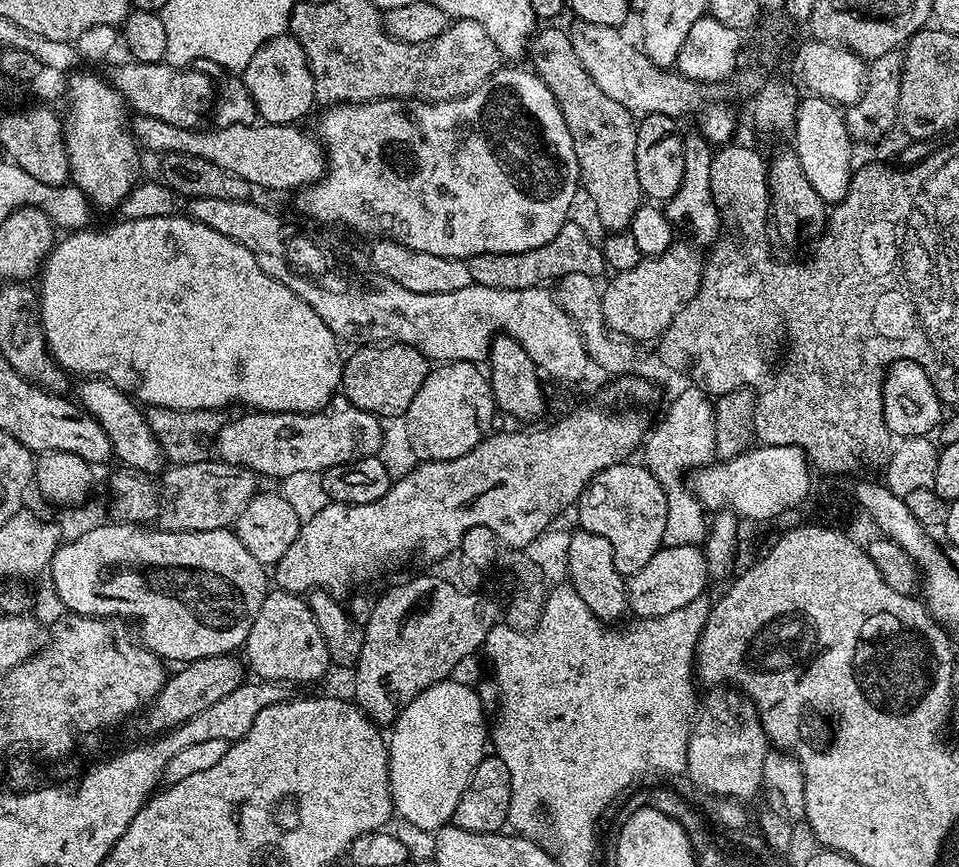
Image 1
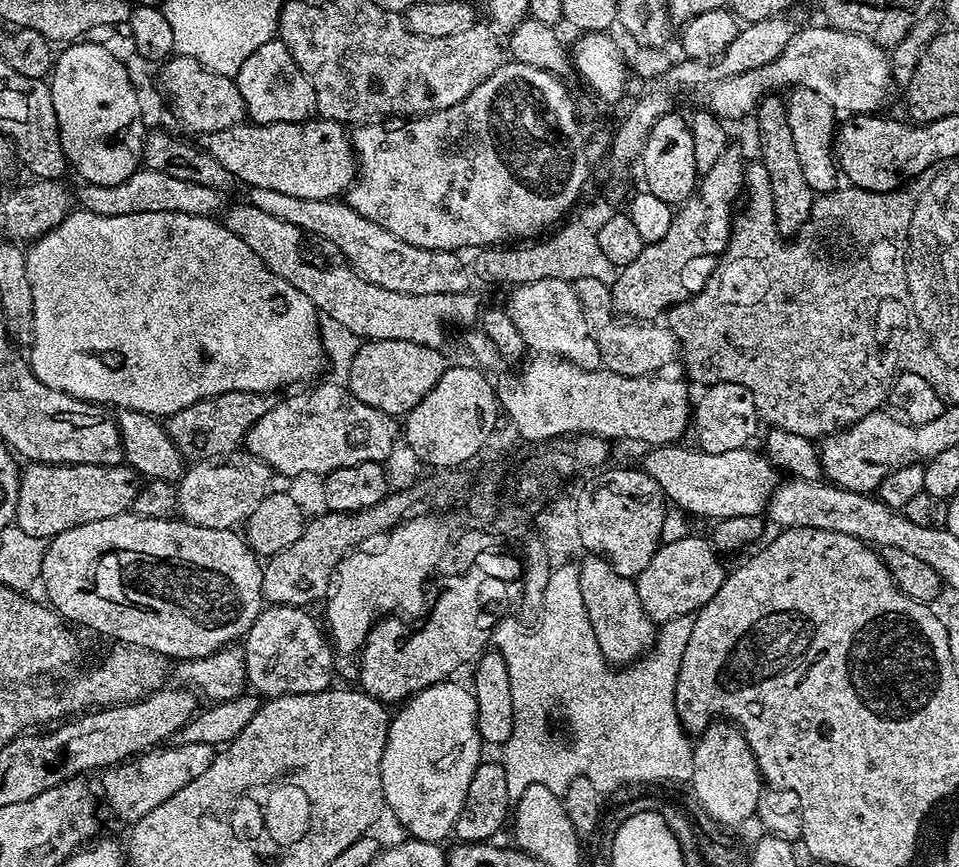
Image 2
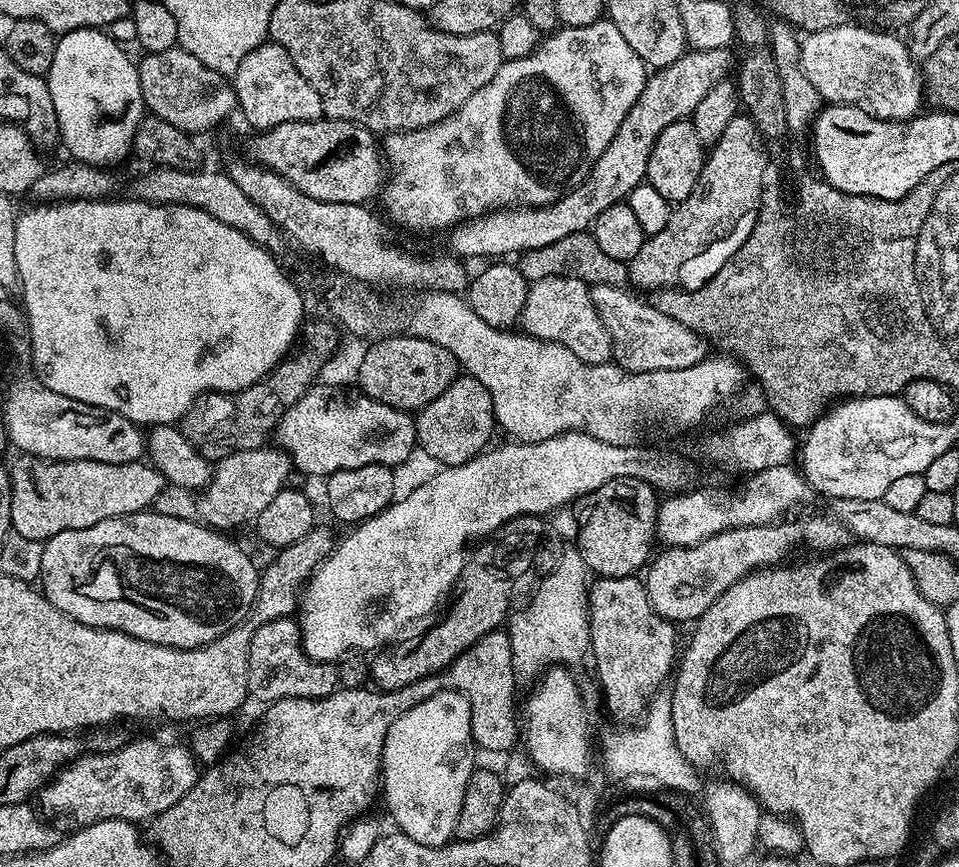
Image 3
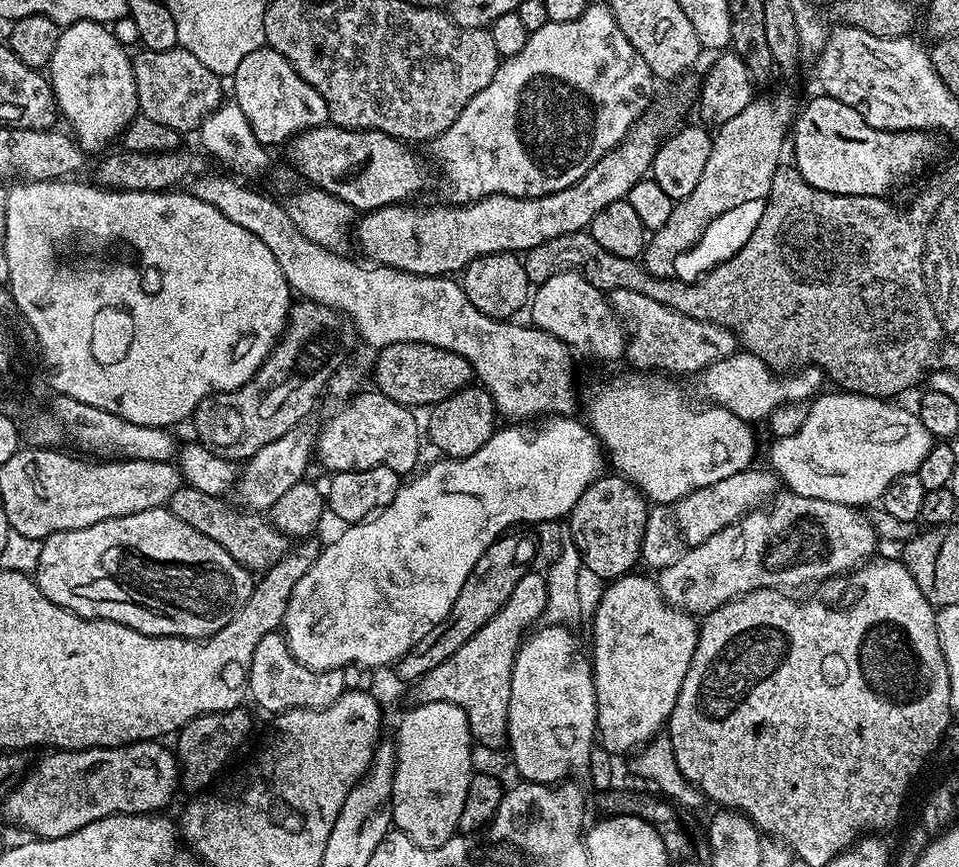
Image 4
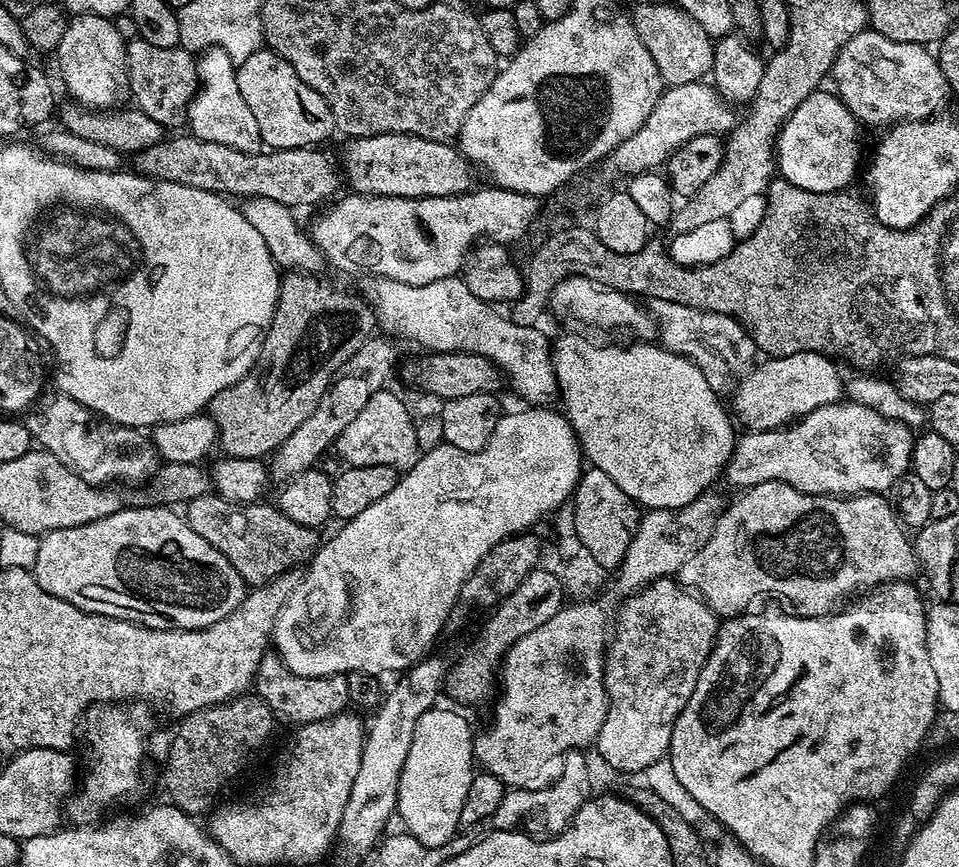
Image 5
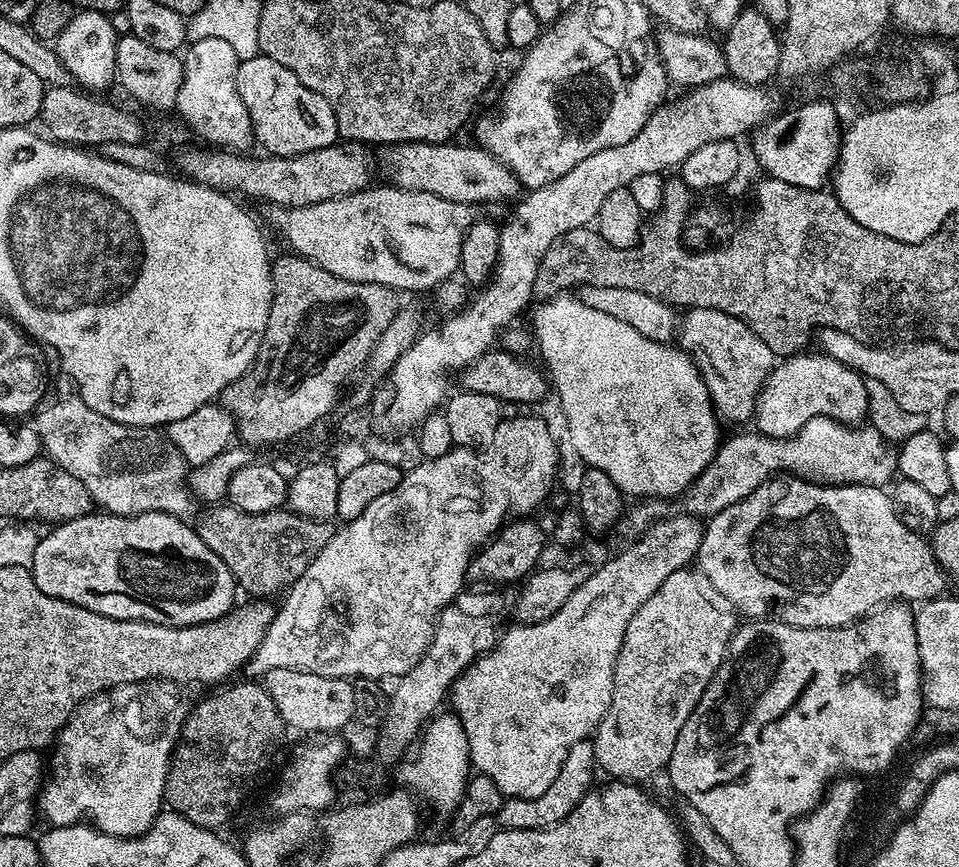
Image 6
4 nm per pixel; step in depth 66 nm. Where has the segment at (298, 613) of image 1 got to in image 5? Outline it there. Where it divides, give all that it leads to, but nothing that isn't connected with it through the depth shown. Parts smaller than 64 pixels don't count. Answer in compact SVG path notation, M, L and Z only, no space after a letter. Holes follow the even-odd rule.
M265 654L256 671L254 692L270 706L273 717L277 721L289 720L292 726L329 720L332 716L345 711L349 707L348 677L343 676L319 676L310 678L302 674L294 674L280 661L275 654Z

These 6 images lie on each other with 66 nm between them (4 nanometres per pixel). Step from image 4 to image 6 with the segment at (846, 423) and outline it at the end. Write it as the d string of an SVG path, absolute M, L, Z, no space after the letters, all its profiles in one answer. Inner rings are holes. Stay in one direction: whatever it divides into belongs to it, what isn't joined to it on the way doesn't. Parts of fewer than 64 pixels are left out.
M819 416L787 438L762 436L755 430L737 431L740 432L737 436L729 440L727 437L721 443L716 457L683 492L683 511L689 516L711 518L726 510L726 506L742 502L742 498L749 496L762 481L777 474L791 474L834 485L887 485L898 472L897 449L878 429L864 427L849 426L829 416Z

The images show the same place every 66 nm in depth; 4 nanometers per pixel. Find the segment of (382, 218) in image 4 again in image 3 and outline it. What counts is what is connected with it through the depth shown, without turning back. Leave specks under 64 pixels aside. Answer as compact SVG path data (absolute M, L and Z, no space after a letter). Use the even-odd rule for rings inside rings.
M731 47L685 50L678 62L670 62L670 66L655 69L644 83L642 94L638 94L638 102L630 106L630 114L622 118L618 134L610 138L610 146L602 150L598 162L594 162L590 174L586 174L579 186L571 188L562 198L547 204L545 208L502 208L456 225L450 232L451 251L460 258L508 258L511 252L523 254L538 250L538 246L550 246L550 242L570 238L570 234L588 232L602 210L627 201L628 195L639 184L645 183L650 150L654 150L658 134L662 134L670 122L689 119L694 106L698 106L698 102L710 94L718 81L729 75L731 68L733 71L732 51Z

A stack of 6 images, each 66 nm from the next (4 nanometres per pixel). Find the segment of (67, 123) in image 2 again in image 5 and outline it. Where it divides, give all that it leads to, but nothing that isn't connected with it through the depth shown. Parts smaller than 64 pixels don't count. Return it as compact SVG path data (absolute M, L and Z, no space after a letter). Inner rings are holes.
M77 15L69 19L61 44L54 51L60 63L60 76L72 95L69 97L87 108L115 109L129 91L126 36L112 24L115 23L106 16Z

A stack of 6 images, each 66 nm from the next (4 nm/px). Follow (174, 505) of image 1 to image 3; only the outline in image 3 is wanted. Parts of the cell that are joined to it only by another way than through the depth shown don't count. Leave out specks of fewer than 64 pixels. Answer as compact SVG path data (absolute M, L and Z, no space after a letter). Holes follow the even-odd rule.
M261 446L259 448L251 448L250 450L242 450L230 454L226 458L222 458L213 467L212 476L208 479L206 491L199 497L198 512L201 517L209 525L218 530L229 530L238 524L254 522L258 518L258 514L262 514L262 510L266 510L266 506L270 506L270 502L274 502L274 498L289 483L288 475L293 475L292 459L288 457L287 452L279 447Z

